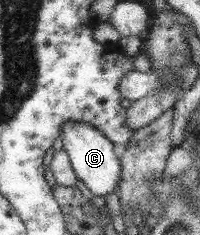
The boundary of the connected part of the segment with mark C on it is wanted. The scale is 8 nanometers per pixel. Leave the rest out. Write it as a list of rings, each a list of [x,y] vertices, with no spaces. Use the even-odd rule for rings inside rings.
[[[64,121],[62,146],[76,176],[84,182],[95,197],[105,197],[106,194],[115,191],[116,183],[122,179],[122,165],[115,154],[116,144],[105,133],[84,121]]]

